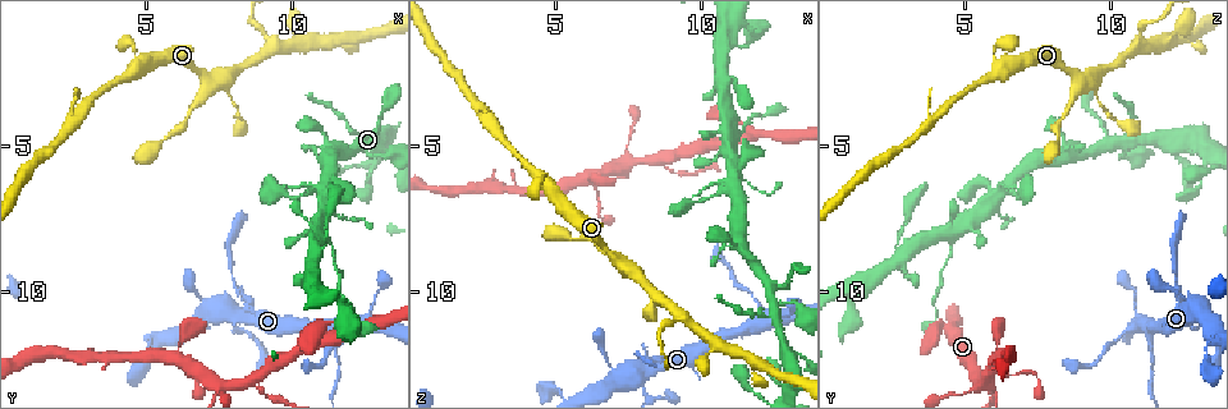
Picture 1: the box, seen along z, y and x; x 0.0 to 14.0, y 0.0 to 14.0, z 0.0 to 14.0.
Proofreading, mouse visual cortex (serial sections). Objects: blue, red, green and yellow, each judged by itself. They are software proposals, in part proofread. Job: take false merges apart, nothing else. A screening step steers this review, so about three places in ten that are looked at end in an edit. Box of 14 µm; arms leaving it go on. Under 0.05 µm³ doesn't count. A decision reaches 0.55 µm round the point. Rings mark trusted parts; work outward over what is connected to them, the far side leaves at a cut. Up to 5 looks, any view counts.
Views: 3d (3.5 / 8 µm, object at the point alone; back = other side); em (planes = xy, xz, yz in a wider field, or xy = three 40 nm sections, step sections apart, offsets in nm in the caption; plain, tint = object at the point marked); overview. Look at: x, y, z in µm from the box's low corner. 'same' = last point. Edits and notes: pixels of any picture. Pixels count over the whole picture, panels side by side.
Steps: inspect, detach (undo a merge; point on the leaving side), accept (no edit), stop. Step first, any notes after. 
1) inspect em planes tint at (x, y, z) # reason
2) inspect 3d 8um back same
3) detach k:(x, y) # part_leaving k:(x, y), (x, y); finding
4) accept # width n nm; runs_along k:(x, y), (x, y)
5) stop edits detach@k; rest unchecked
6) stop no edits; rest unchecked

inspect 3d 3.5um at (10.9, 8.0, 4.5) # three arms meet

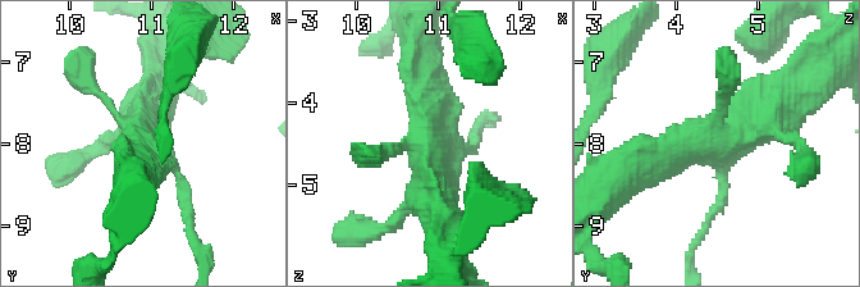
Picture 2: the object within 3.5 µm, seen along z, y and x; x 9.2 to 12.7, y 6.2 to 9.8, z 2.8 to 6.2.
inspect em xy step 1 tint at (10.90, 7.95, 4.55)

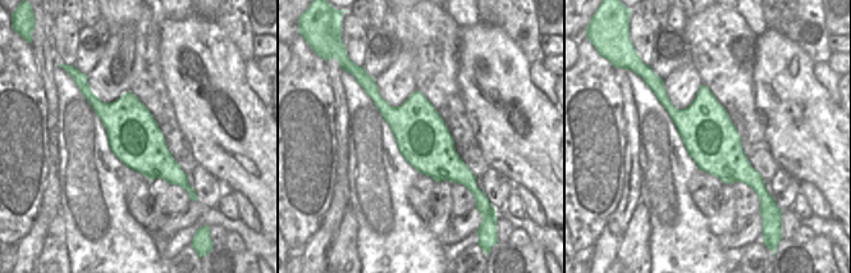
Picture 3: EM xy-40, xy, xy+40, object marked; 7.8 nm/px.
inspect em xy step 5 tint same

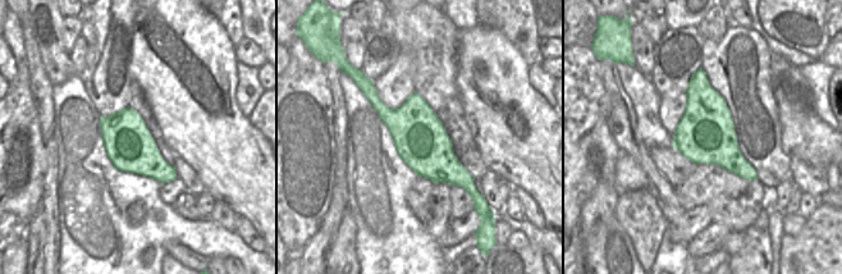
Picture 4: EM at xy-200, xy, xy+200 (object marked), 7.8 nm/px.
accept # width 420 nm; runs_along 2:(791, 99), (746, 131), (641, 165); continuous, no second cell

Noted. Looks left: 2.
inspect em xy step 5 tint at (7.5, 13.3, 5.6) # four or more arms meet

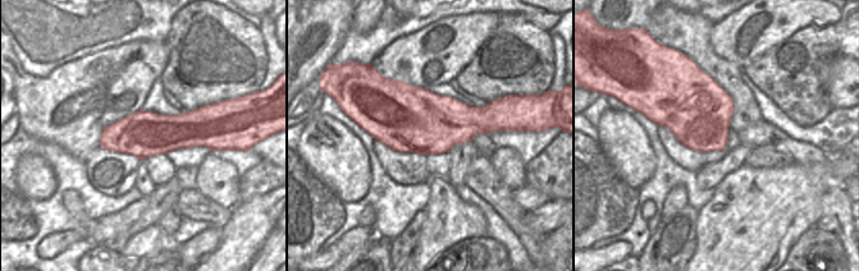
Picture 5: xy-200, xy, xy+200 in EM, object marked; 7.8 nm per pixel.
inspect 3d 3.5um same

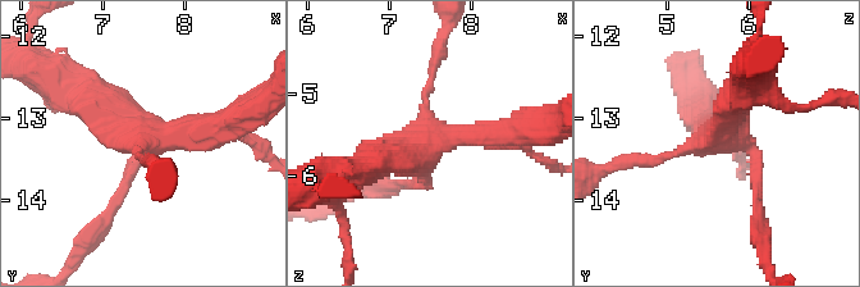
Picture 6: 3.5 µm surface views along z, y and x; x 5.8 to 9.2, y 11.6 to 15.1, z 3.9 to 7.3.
accept # arms 4; arm_widths 100, 150, 350, 400 nm; runs_along 6:(517, 132), (442, 135), (367, 168); all the same cell

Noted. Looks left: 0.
stop no edits; rest unchecked

